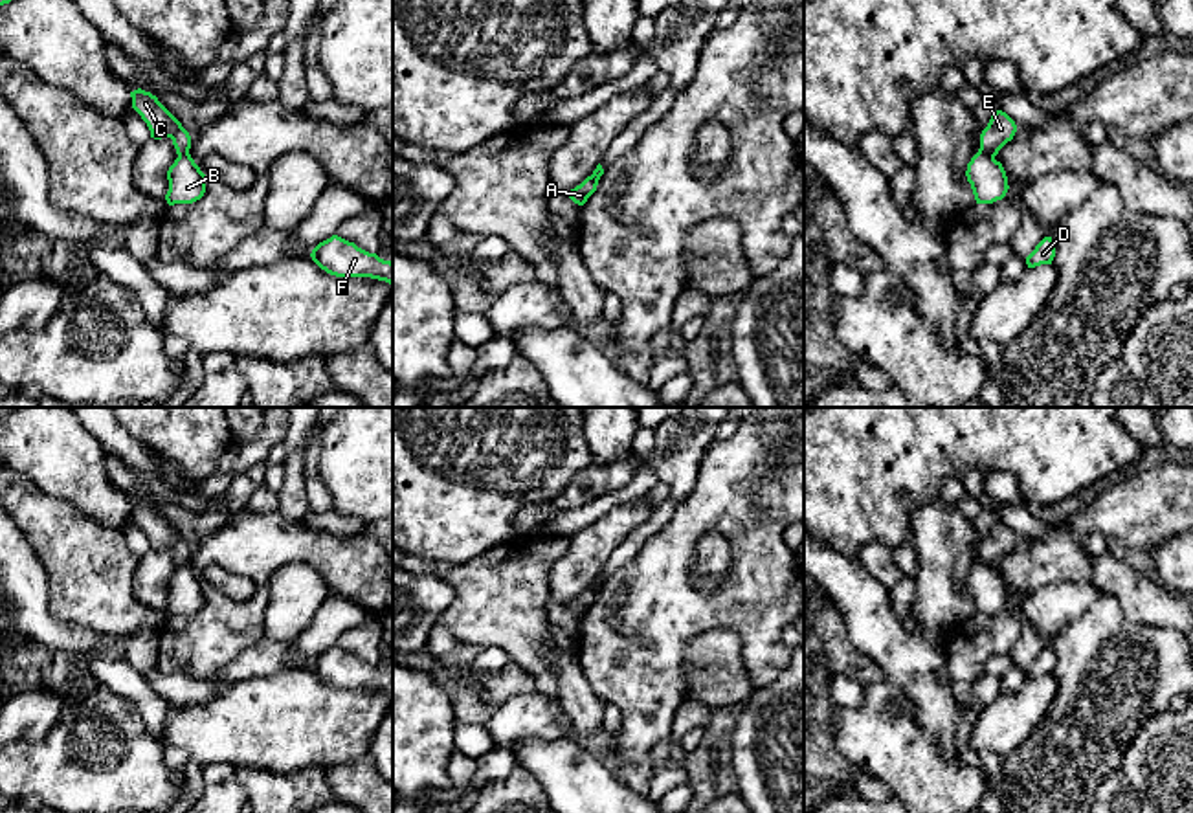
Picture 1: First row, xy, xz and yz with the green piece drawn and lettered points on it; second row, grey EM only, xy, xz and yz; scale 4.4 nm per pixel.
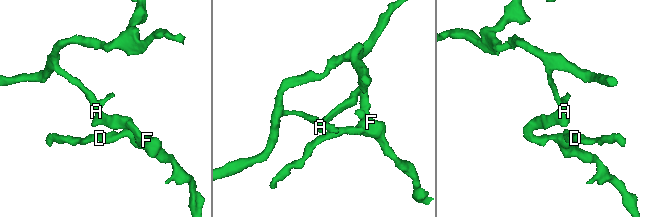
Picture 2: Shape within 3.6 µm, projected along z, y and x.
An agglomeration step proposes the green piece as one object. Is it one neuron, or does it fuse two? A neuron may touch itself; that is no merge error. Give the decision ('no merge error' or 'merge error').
merge error

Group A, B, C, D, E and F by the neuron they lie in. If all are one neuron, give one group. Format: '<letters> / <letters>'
A C E / B D F

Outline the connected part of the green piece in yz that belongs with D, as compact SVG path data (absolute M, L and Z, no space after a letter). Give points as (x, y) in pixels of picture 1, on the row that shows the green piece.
M1044 237L1035 250L1026 257L1028 268L1035 268L1041 264L1052 264L1055 257L1055 242L1052 237Z

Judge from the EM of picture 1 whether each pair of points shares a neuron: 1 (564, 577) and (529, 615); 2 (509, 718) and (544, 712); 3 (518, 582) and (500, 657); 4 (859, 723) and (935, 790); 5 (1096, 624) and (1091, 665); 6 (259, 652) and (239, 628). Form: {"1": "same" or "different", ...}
{"1": "different", "2": "same", "3": "different", "4": "same", "5": "same", "6": "different"}

